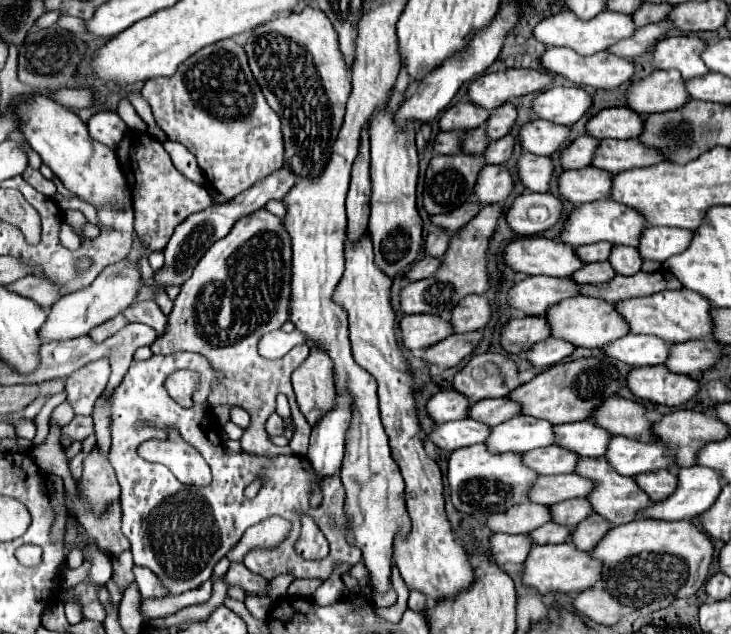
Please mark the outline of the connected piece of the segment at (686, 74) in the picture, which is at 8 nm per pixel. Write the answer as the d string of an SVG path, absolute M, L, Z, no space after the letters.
M676 35L662 39L652 53L656 69L676 69L684 79L694 79L710 73L702 61L702 51L708 41L694 35Z

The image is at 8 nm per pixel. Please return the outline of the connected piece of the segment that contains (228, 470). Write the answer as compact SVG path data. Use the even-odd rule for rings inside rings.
M178 351L174 355L152 355L146 361L132 361L122 383L100 395L100 401L110 411L110 429L112 429L112 449L110 463L116 471L122 495L122 531L130 541L130 551L134 563L152 569L162 585L168 589L168 595L180 595L188 589L200 587L212 577L214 565L240 541L242 533L272 515L284 517L292 523L290 535L277 549L255 549L244 558L244 565L254 573L264 575L269 580L280 573L292 573L296 577L318 577L328 579L336 561L346 561L356 565L362 559L362 551L356 545L350 545L342 529L330 529L330 515L336 517L338 527L346 527L344 521L344 501L346 491L340 477L328 477L322 481L322 503L318 507L310 505L310 485L316 481L312 465L308 467L304 457L282 455L274 459L262 459L254 455L226 455L222 447L222 435L218 423L210 415L208 395L216 383L222 381L222 375L210 365L210 361L198 353ZM178 369L194 369L202 377L202 387L194 393L194 405L190 409L180 407L164 389L164 381L170 373ZM208 411L208 433L204 427L204 417ZM176 429L184 441L196 447L212 469L212 483L208 487L188 487L182 485L164 465L148 463L138 457L136 449L148 439L166 439L168 431ZM254 477L264 477L264 485L254 499L244 497L244 489ZM302 509L308 513L320 531L330 543L330 553L326 559L306 561L294 551L294 541L298 539L300 521L296 511Z

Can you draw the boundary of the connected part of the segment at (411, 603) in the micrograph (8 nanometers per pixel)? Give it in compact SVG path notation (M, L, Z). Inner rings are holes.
M417 591L410 592L407 605L409 609L416 612L422 612L427 610L425 595Z

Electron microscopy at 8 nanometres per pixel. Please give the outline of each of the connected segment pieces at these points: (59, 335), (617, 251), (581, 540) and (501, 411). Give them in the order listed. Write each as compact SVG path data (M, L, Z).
M122 259L122 261L114 263L114 265L108 265L94 279L92 285L88 285L86 289L74 291L74 293L62 297L58 303L54 303L46 323L38 331L40 343L64 341L64 339L76 339L76 337L88 335L94 327L106 323L108 319L122 313L126 307L130 307L134 295L138 293L138 283L140 283L140 273L138 273L134 261Z
M618 245L610 253L608 261L612 263L612 267L614 267L614 271L618 275L634 275L634 273L638 273L642 269L642 257L640 257L636 247Z
M594 513L594 515L590 515L590 519L586 519L586 523L580 523L574 529L572 543L576 543L576 547L582 551L592 551L610 529L612 529L612 525L602 515Z
M482 399L470 409L470 417L482 419L482 423L500 425L522 413L522 405L512 399Z

